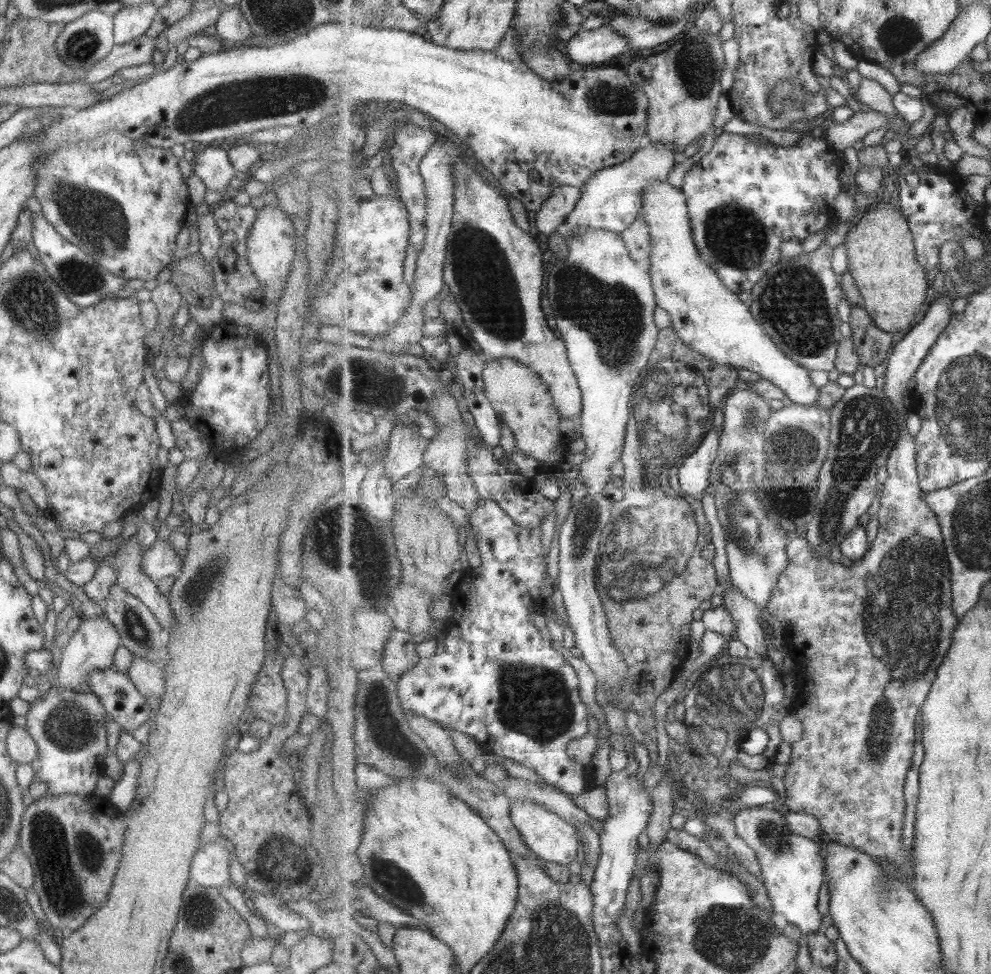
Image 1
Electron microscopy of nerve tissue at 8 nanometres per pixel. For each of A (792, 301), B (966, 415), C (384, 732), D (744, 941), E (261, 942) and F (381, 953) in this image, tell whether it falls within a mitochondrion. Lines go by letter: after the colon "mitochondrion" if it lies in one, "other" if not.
A: mitochondrion
B: mitochondrion
C: mitochondrion
D: mitochondrion
E: other
F: other

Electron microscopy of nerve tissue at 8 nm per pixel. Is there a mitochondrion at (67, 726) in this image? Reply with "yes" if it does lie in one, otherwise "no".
yes

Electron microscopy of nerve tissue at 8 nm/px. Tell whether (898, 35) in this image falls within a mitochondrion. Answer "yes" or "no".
yes

